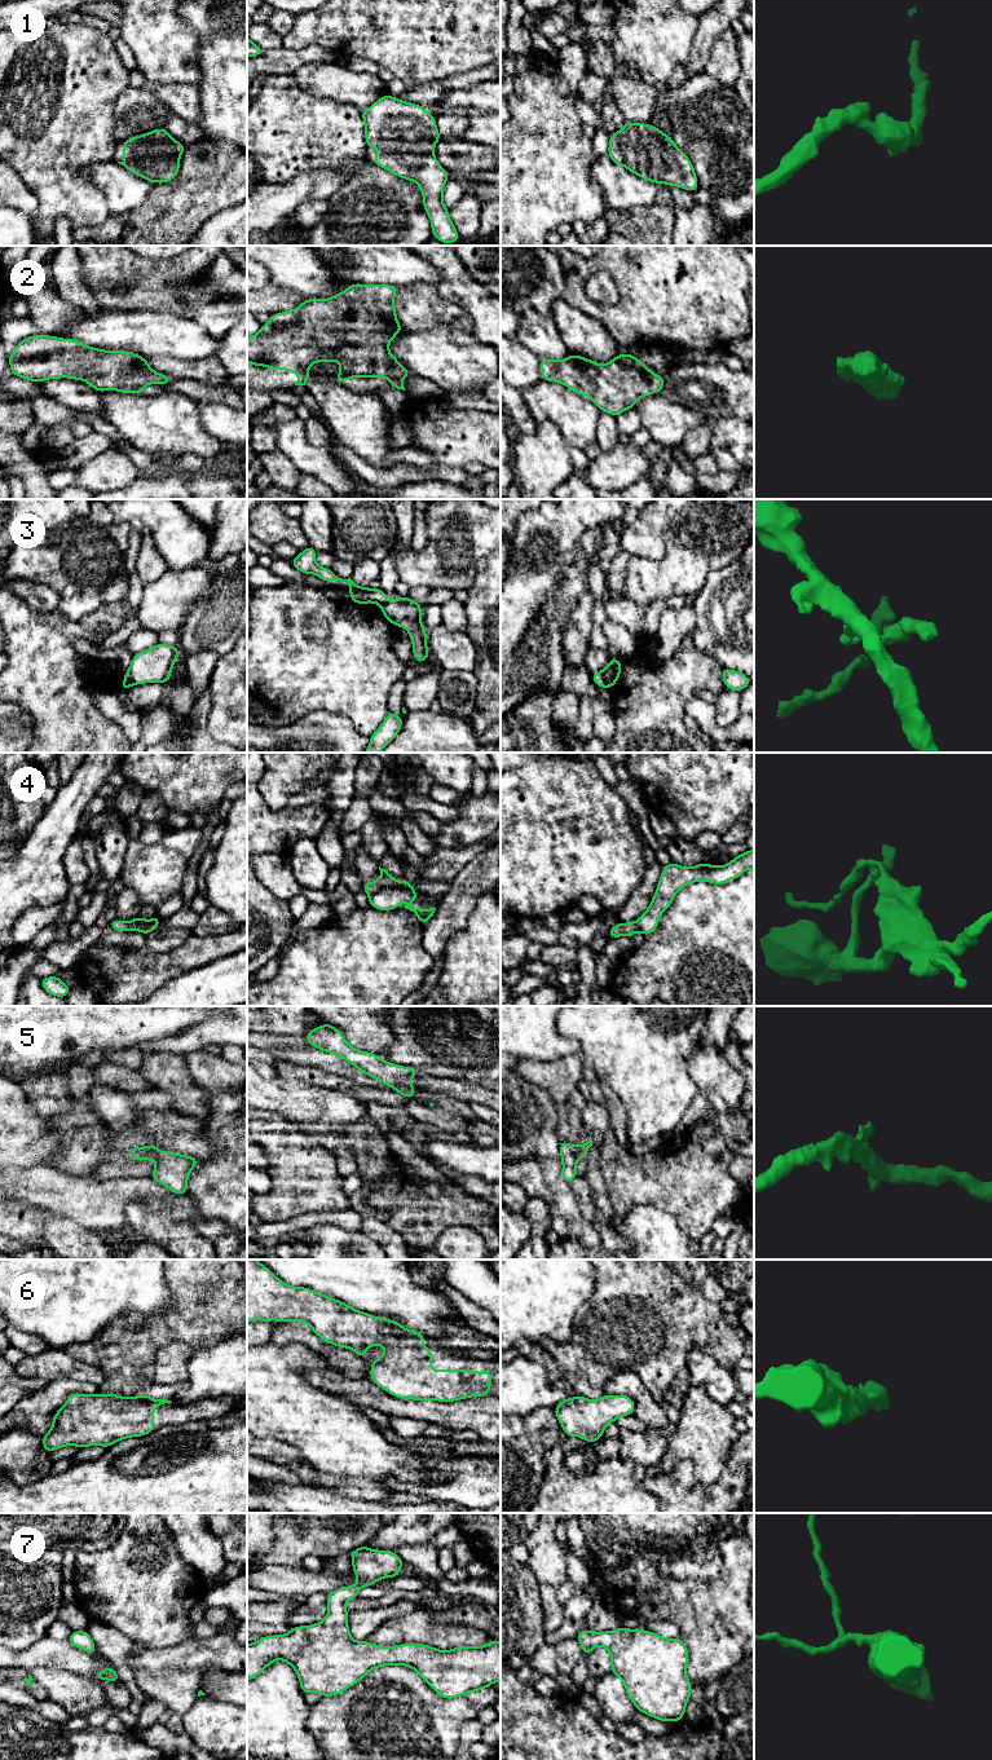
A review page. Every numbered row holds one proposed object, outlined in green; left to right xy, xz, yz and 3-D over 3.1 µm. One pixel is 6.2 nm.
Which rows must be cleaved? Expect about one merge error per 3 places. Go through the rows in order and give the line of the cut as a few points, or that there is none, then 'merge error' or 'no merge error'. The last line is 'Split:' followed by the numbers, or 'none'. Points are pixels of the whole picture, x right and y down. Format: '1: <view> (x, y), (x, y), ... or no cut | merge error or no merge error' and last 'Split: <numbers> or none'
1: no cut | no merge error
2: no cut | no merge error
3: yz (599, 671), (607, 686) | merge error
4: xz (411, 887), (383, 887), (369, 895) | merge error
5: xz (408, 1081), (398, 1083), (393, 1088) | merge error
6: no cut | no merge error
7: no cut | no merge error
Split: 3, 4, 5

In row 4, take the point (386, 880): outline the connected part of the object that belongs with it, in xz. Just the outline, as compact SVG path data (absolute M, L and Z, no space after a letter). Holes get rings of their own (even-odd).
M379 866L379 870L382 873L382 875L374 881L374 882L369 882L369 883L363 883L362 885L362 890L370 896L385 887L394 887L394 888L401 888L401 890L410 890L413 888L413 883L410 883L409 881L397 881L394 879L388 870L382 869Z

